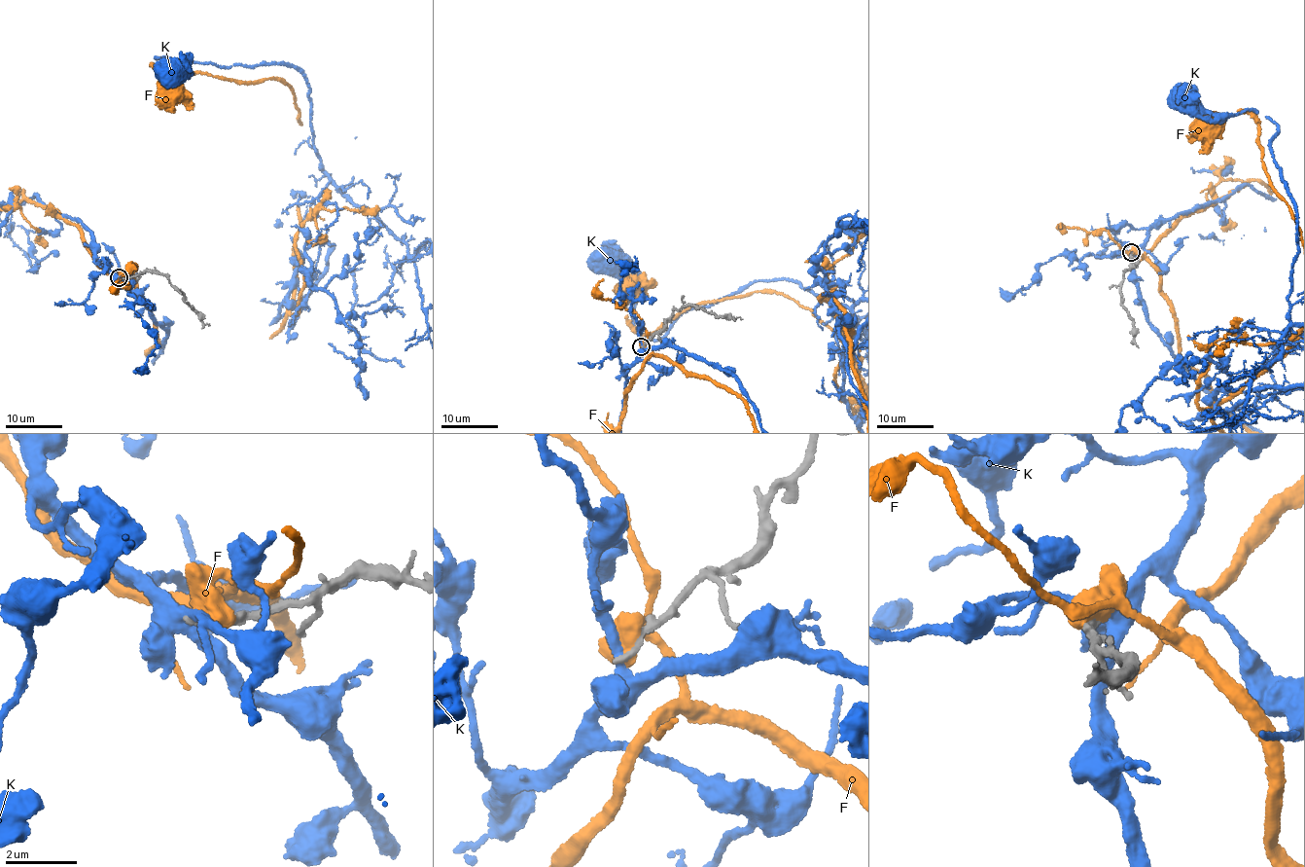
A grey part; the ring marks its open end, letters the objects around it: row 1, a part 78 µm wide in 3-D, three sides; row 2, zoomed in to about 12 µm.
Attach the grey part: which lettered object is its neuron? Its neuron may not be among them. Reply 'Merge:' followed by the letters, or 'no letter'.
Merge: no letter

